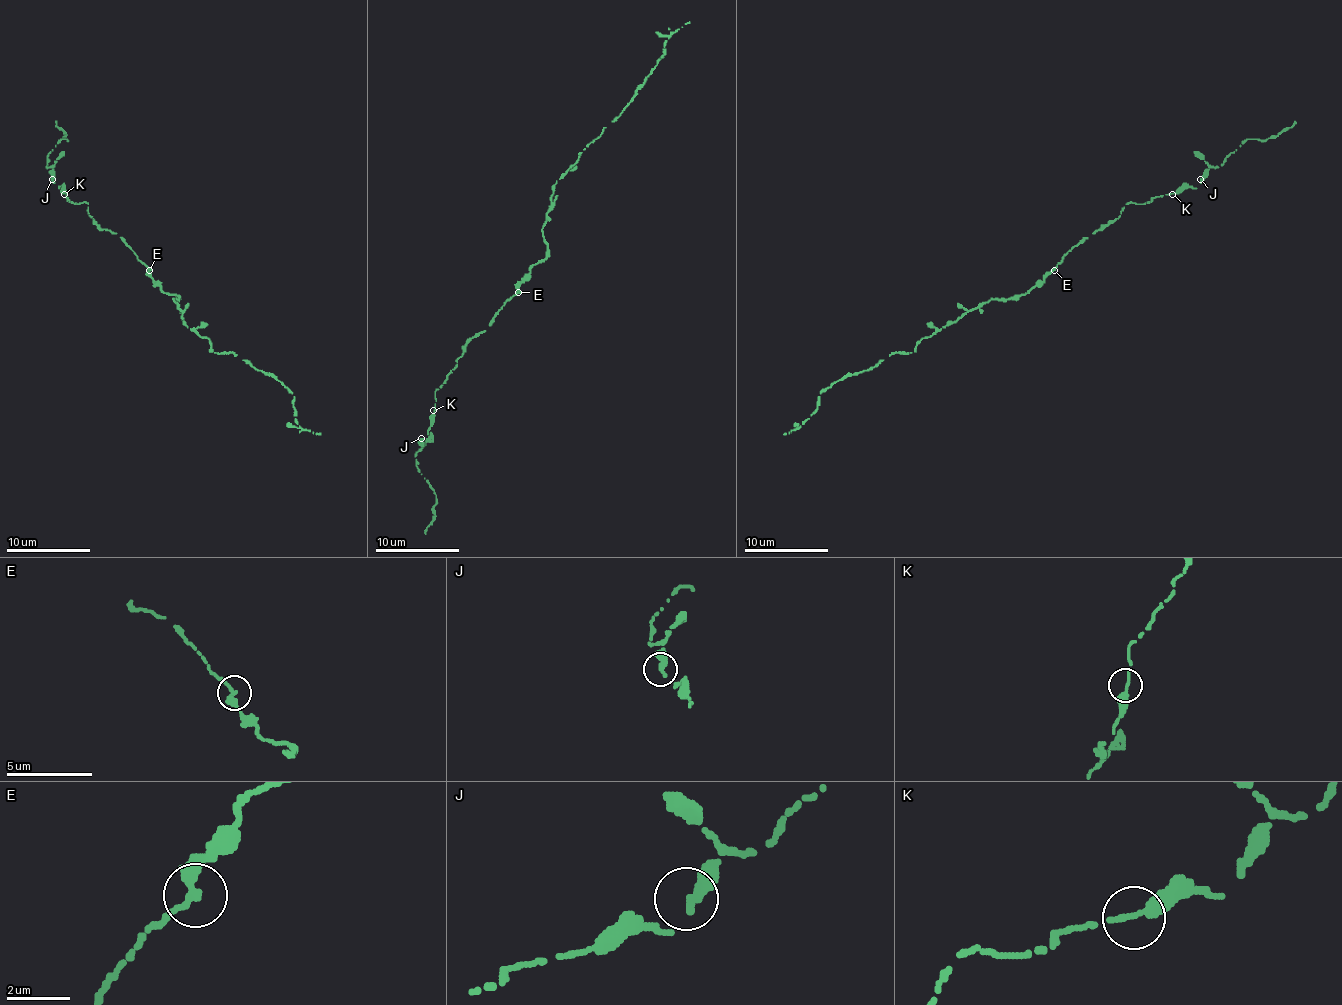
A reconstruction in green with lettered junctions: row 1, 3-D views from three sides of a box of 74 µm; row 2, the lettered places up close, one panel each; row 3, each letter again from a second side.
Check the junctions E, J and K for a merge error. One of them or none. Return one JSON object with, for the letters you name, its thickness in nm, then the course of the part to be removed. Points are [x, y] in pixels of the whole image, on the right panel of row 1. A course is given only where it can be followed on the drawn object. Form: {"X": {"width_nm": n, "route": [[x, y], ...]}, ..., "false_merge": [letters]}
{"false_merge": []}

